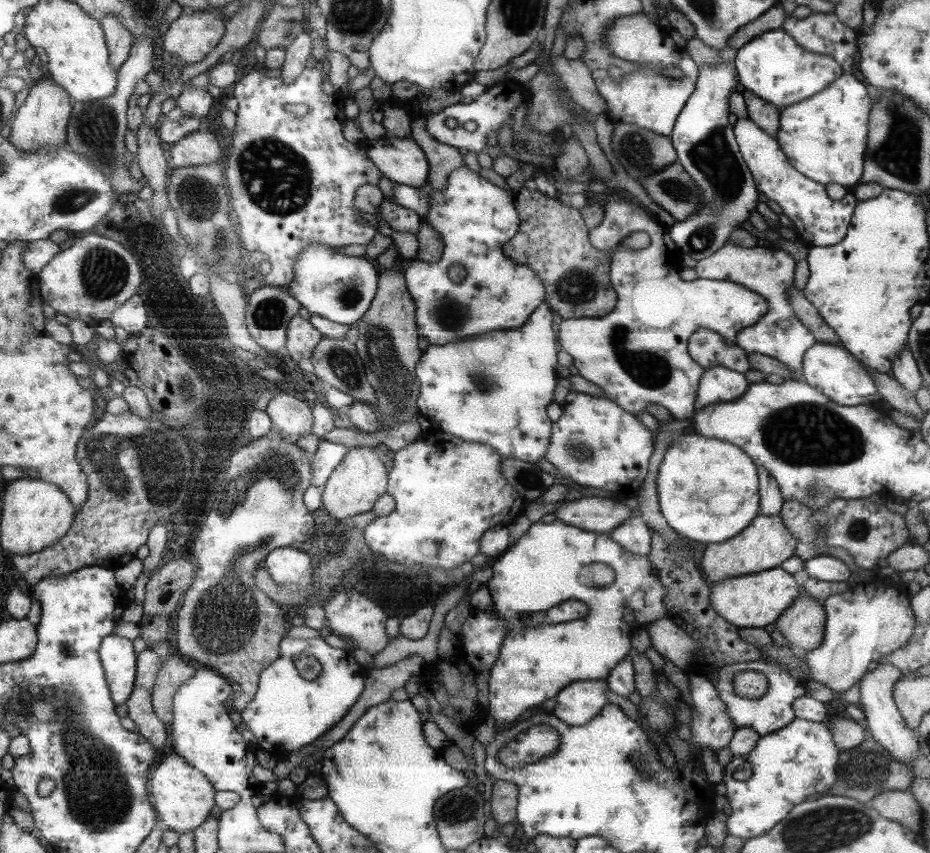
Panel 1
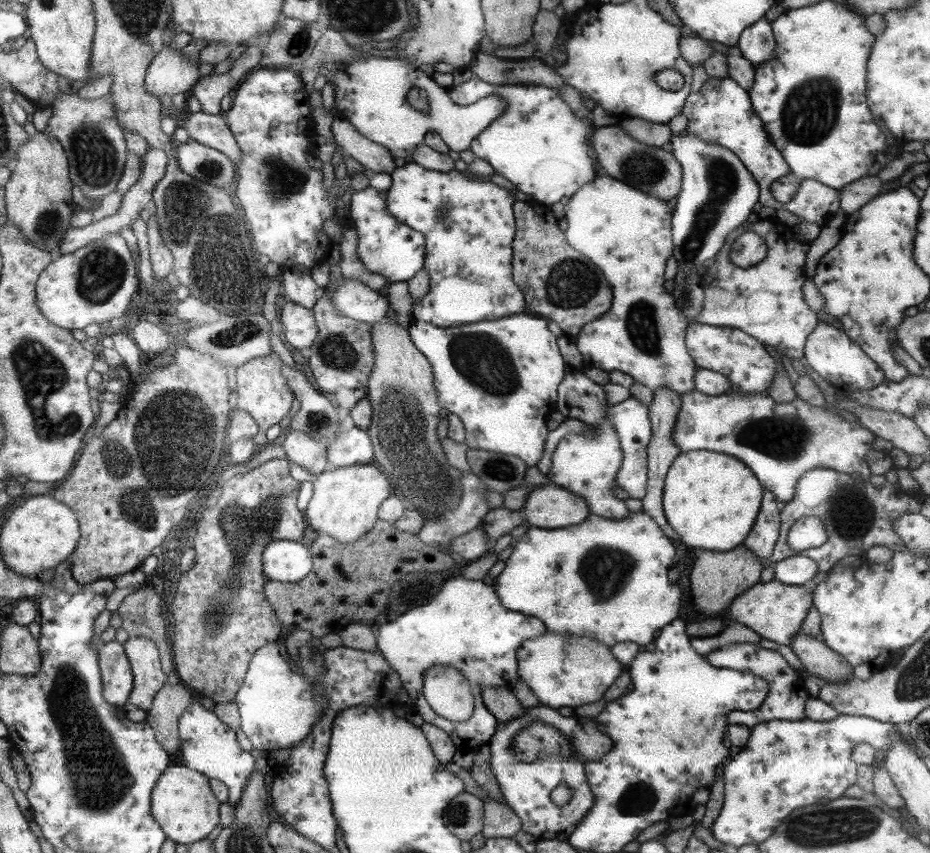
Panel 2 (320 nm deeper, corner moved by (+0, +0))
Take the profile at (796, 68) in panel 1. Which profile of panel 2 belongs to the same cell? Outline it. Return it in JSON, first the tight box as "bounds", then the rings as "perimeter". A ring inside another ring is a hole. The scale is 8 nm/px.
{"bounds":[736,19,775,66],"perimeter":[[[760,19],[743,30],[736,42],[741,56],[746,58],[753,66],[760,62],[771,61],[775,50],[775,35],[772,34],[771,22]]]}

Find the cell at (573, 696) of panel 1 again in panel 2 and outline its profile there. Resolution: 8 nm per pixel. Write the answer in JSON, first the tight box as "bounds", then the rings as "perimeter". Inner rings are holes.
{"bounds":[517,634,623,709],"perimeter":[[[541,634],[539,638],[525,641],[517,656],[517,674],[520,680],[539,700],[552,709],[561,706],[575,709],[581,704],[597,702],[603,692],[621,674],[623,665],[617,662],[610,648],[589,638],[563,638],[557,634]]]}

